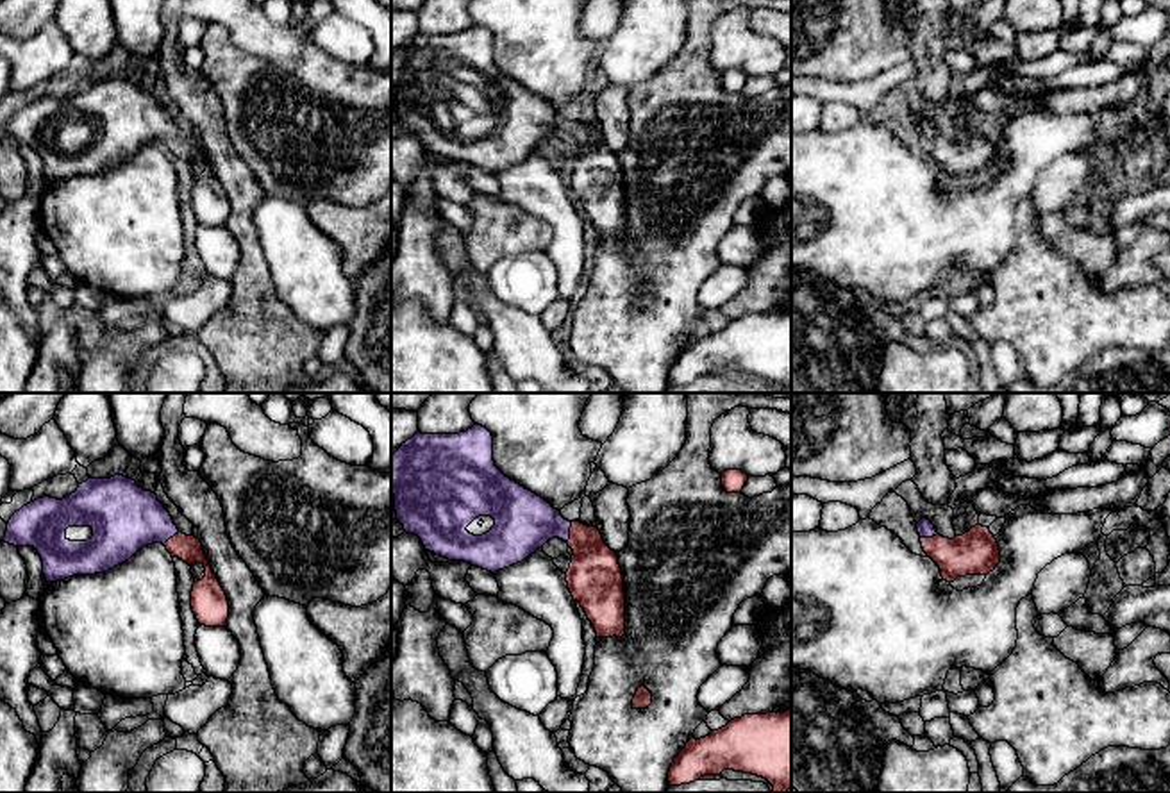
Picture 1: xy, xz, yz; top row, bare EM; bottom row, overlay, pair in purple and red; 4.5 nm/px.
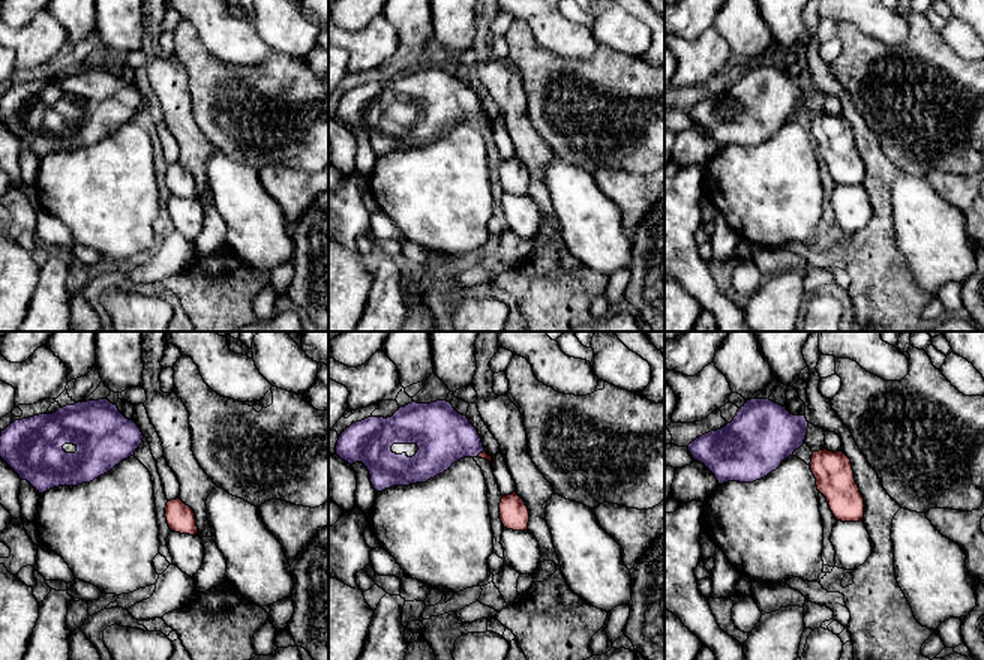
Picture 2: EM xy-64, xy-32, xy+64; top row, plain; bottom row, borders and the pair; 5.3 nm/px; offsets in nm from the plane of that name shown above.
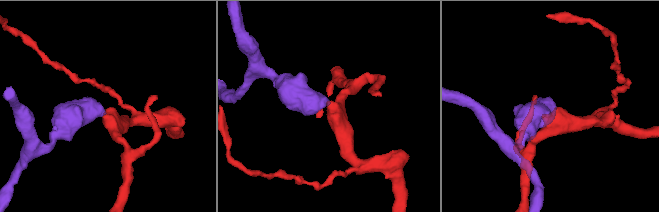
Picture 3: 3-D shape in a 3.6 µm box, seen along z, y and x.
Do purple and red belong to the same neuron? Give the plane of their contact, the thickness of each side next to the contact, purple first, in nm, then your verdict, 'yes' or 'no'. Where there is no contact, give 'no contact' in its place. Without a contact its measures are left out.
xz | 280/240 nm | yes

